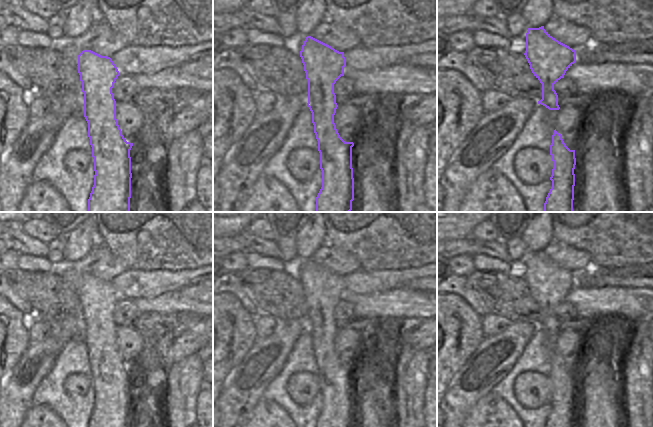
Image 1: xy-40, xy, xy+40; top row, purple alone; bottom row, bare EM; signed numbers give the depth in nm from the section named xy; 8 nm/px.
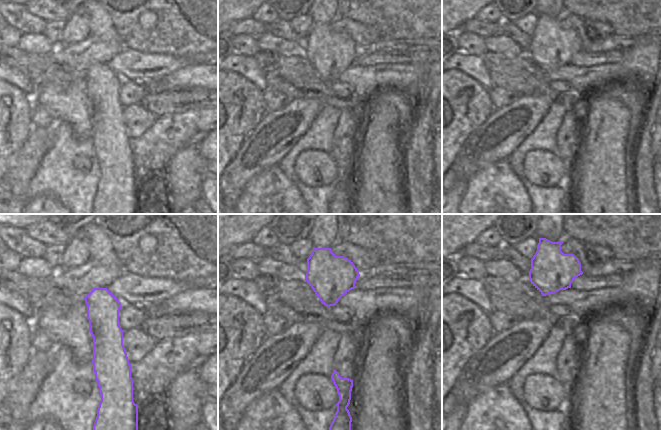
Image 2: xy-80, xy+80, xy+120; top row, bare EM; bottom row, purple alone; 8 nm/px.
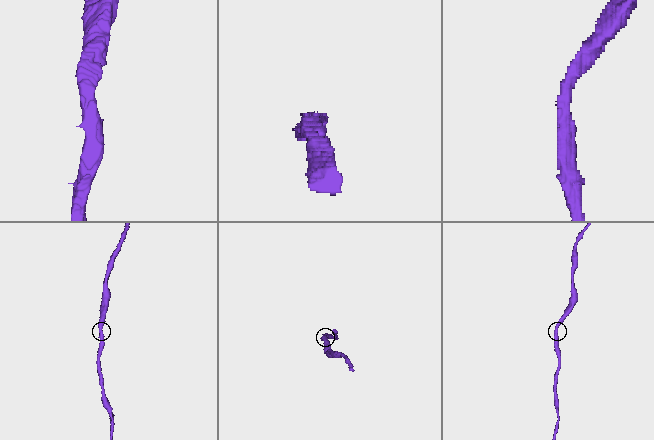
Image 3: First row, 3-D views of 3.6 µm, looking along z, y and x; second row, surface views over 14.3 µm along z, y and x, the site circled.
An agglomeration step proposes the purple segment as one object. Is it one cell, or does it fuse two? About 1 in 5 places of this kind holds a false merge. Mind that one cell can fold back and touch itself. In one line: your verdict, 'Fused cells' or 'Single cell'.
Single cell.

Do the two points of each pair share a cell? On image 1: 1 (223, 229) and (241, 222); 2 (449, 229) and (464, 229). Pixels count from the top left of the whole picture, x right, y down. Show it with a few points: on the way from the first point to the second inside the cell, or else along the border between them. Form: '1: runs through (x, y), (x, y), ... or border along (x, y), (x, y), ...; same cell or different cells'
1: runs through (227, 227), (237, 224); same cell
2: runs through (453, 229), (460, 229); same cell

